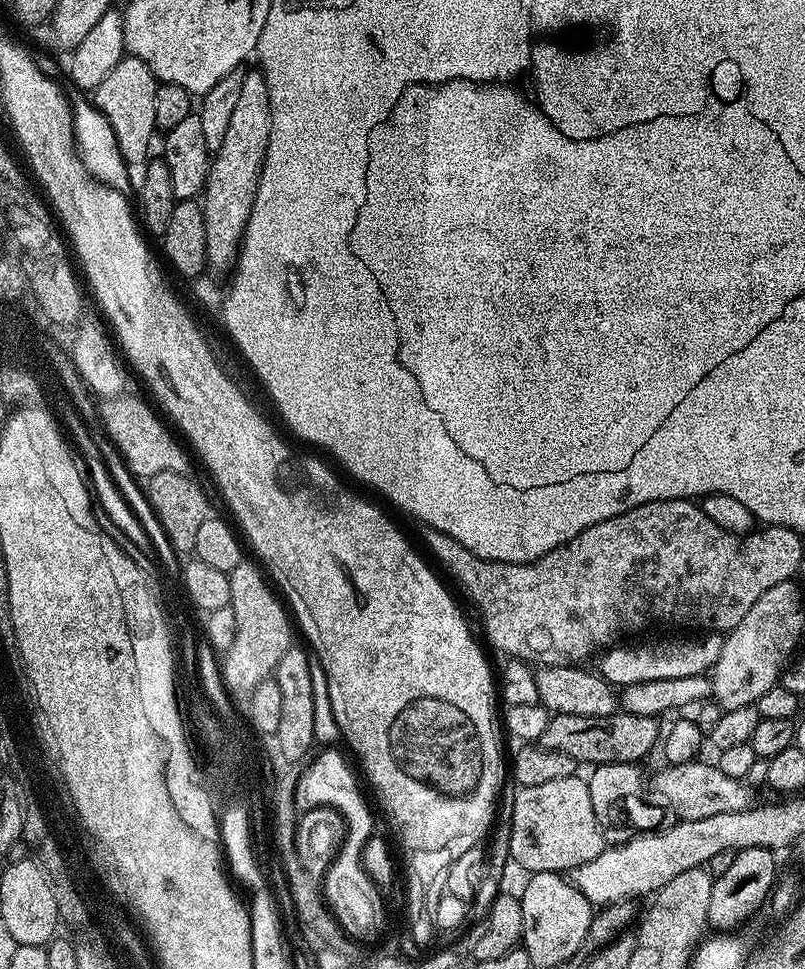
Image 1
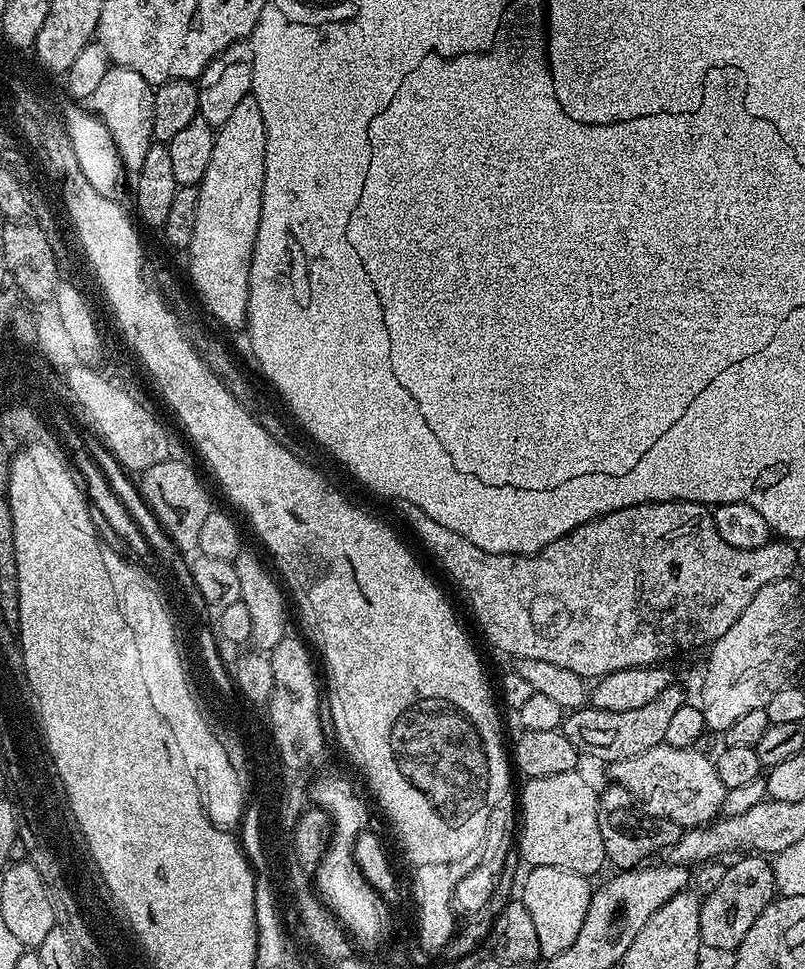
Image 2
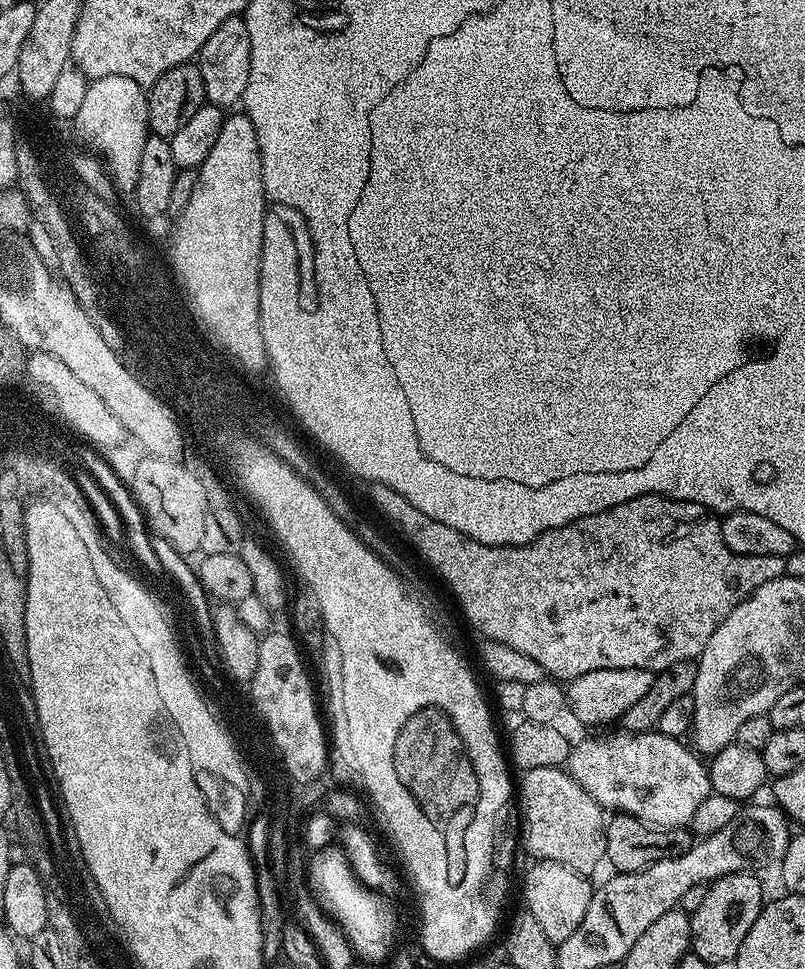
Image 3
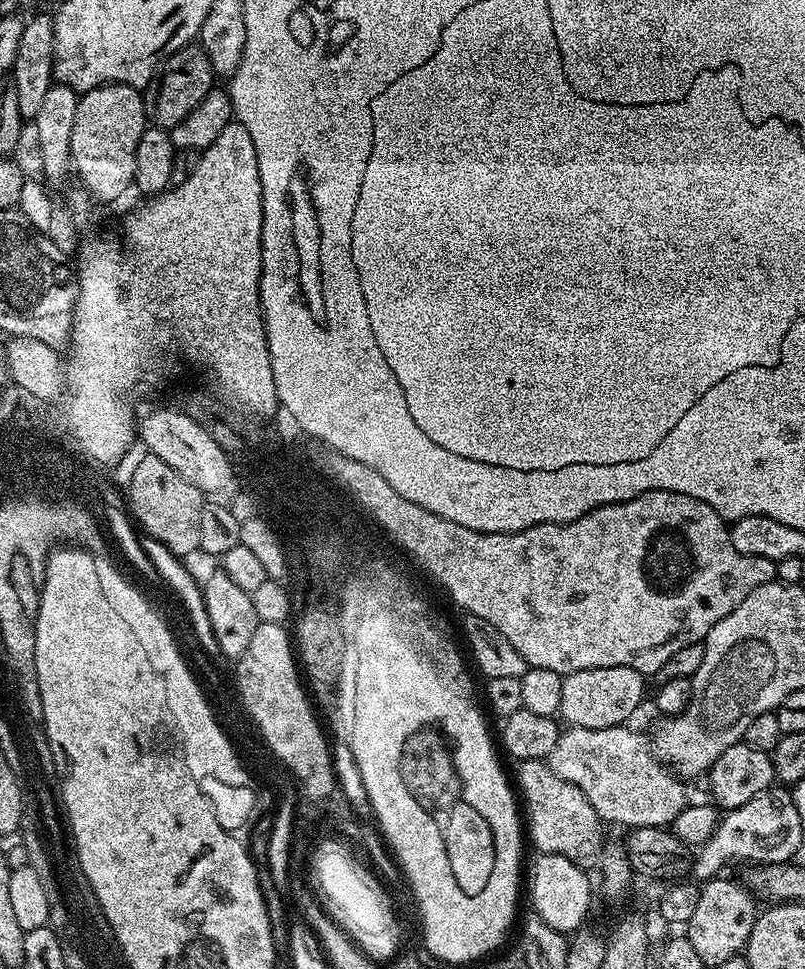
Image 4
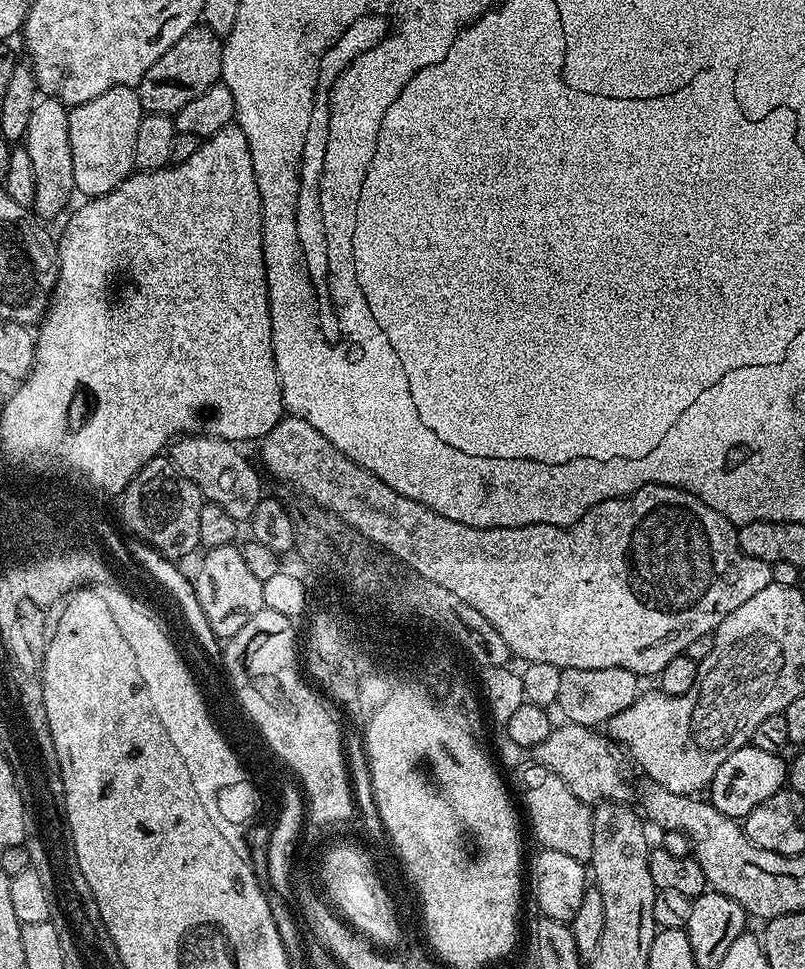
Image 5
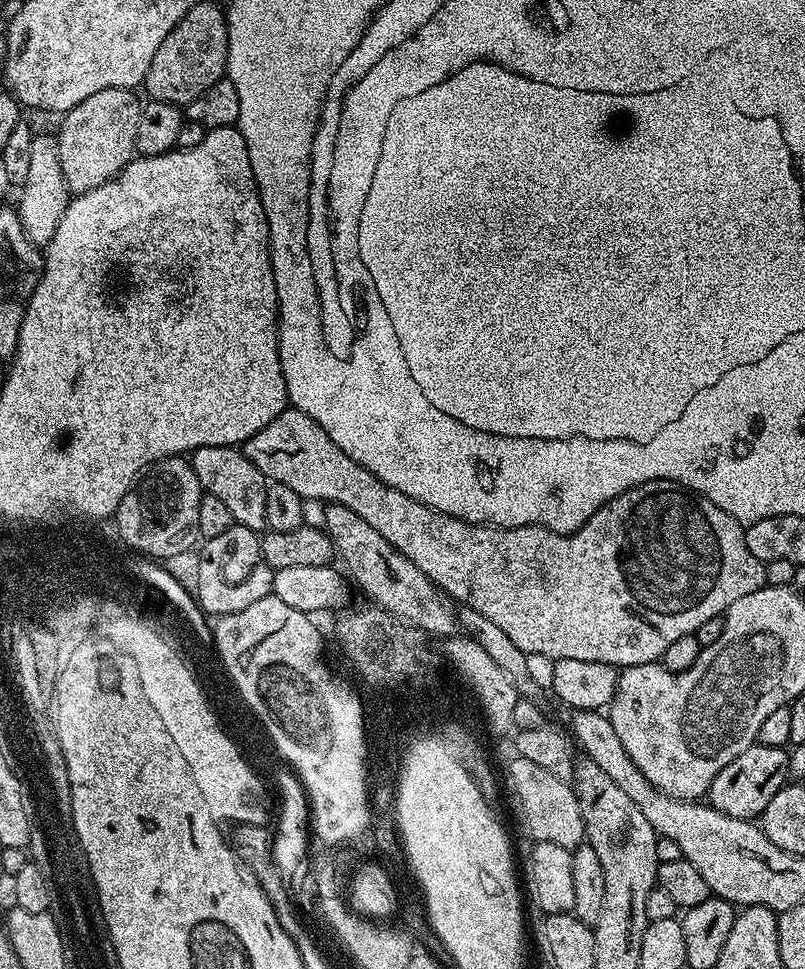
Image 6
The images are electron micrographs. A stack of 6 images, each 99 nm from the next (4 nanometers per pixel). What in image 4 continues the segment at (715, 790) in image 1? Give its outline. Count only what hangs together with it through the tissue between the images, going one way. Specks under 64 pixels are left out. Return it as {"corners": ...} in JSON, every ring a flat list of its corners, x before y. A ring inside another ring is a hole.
{"corners":[[632,726,619,728,603,728,602,730,590,730,589,728,569,727,561,731,557,745,550,753,547,764,552,767,558,778,566,778,582,794,586,794,586,802,594,806,594,810,600,815,601,821,609,825,621,824,624,830,633,828,668,828,682,814,682,810,689,803,690,797,684,789,685,781,677,776,671,768,665,766,658,759,653,745,640,732,635,732]]}

